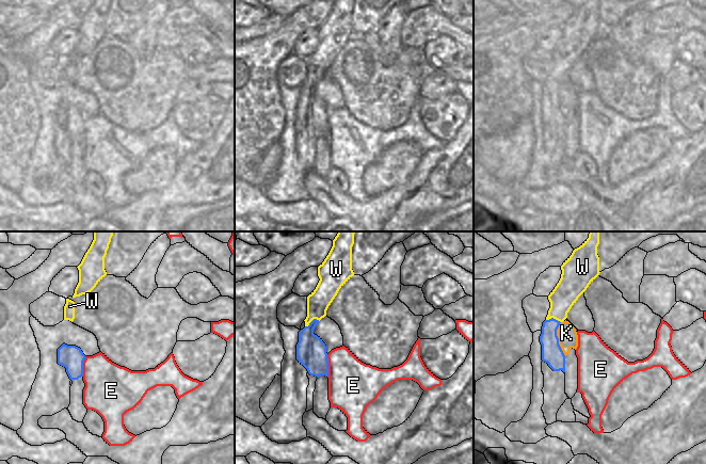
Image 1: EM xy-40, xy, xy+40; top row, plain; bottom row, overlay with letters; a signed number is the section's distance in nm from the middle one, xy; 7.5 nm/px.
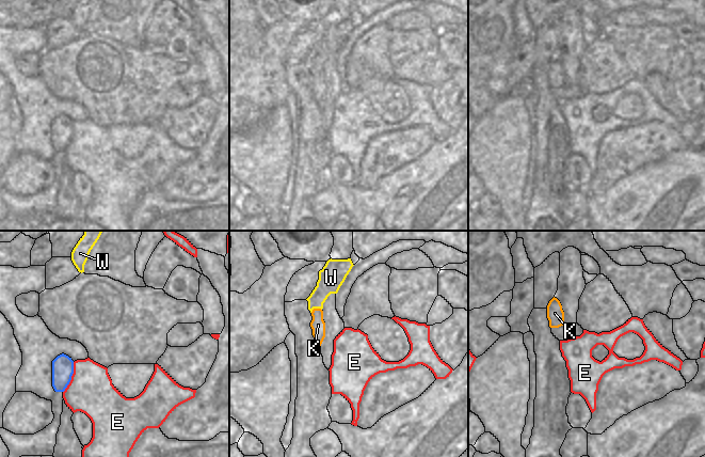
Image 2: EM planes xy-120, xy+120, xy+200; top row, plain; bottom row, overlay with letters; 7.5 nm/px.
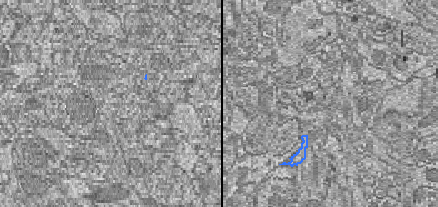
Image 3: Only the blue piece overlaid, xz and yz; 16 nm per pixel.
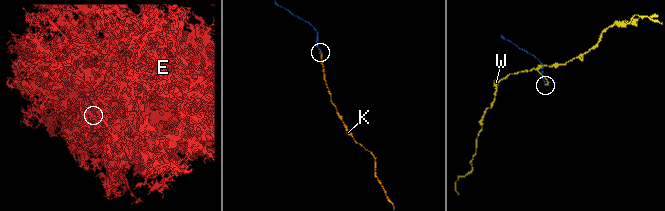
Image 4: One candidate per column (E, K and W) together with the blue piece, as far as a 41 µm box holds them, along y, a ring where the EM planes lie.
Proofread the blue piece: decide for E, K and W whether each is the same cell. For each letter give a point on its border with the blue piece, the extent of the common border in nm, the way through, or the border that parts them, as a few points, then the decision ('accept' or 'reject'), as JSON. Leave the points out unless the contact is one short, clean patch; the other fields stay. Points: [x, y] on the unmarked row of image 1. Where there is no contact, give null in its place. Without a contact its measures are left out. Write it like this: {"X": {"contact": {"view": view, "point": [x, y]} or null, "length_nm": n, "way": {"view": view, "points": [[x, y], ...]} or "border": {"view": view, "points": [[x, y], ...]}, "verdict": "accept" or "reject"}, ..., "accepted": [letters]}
{"E": {"contact": {"view": "xy", "point": [327, 127]}, "length_nm": 180, "verdict": "reject"}, "K": {"contact": {"view": "xy+40", "point": [558, 100]}, "length_nm": 260, "way": {"view": "xy+40", "points": [[551, 114], [558, 100], [566, 94]]}, "verdict": "accept"}, "W": {"contact": {"view": "xy", "point": [311, 82]}, "length_nm": 120, "border": {"view": "xy", "points": [[319, 81], [314, 80], [305, 88]]}, "verdict": "reject"}, "accepted": ["K"]}

